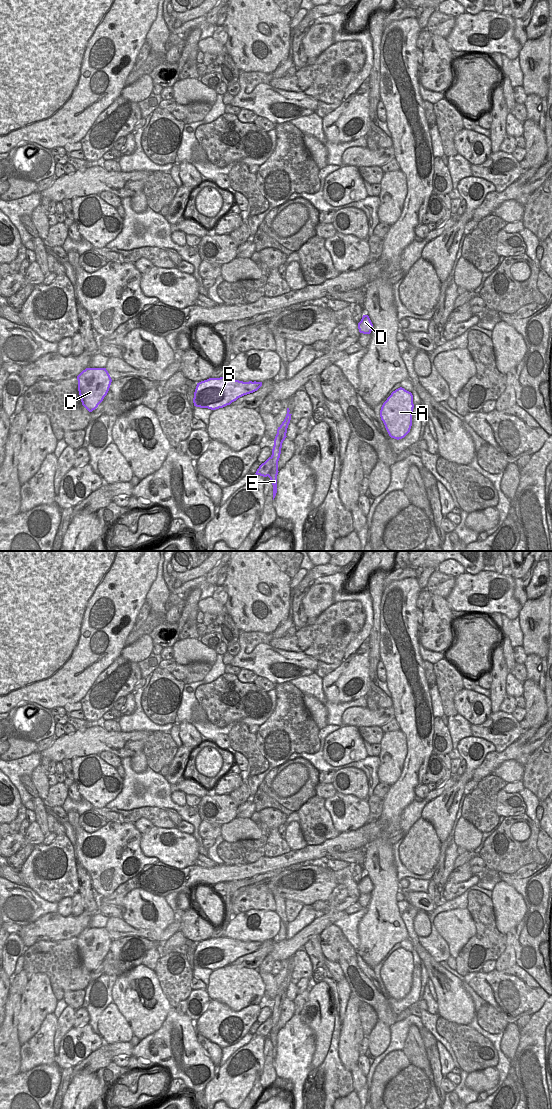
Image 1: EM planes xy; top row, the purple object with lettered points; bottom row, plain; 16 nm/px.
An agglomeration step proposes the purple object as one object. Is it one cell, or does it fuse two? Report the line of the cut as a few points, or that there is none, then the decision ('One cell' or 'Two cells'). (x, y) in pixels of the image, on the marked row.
Split along xy (271, 457), (272, 469), (268, 476). Two cells

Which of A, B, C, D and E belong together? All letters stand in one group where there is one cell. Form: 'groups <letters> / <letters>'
groups A B C D / E

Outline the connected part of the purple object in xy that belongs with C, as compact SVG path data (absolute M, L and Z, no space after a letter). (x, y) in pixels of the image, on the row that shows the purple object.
M86 368L77 380L82 405L92 412L107 395L112 379L106 368Z

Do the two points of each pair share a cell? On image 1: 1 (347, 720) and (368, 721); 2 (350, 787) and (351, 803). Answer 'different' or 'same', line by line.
1: same
2: different

